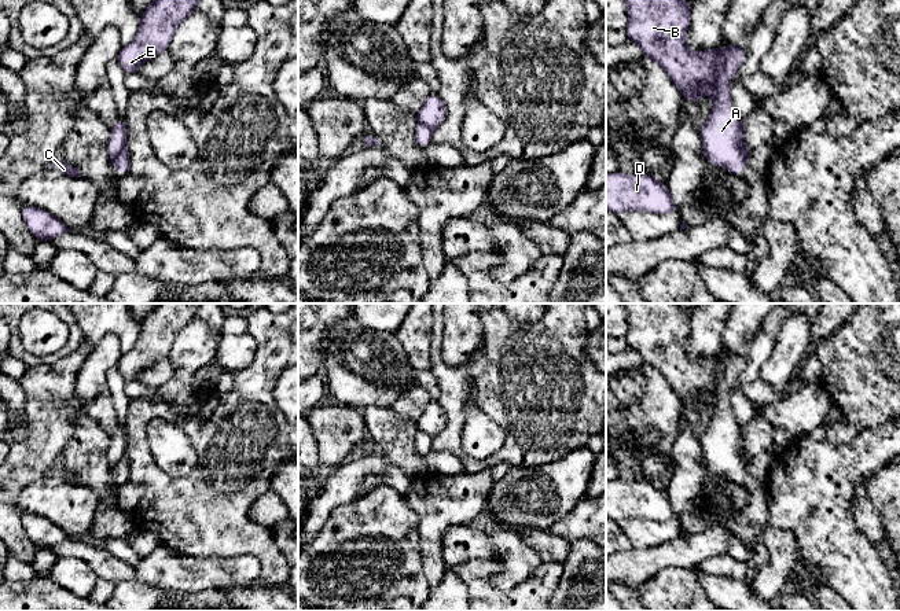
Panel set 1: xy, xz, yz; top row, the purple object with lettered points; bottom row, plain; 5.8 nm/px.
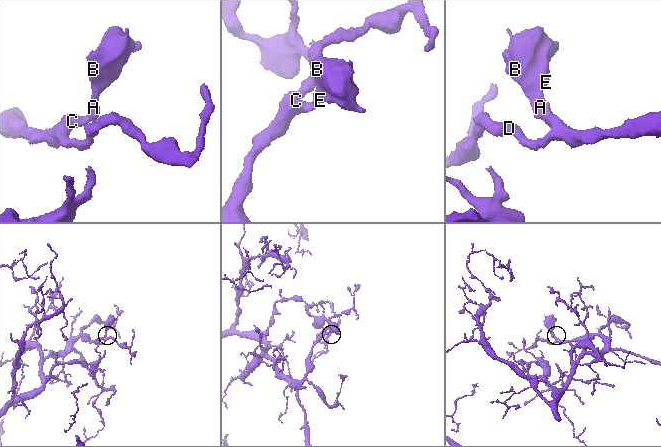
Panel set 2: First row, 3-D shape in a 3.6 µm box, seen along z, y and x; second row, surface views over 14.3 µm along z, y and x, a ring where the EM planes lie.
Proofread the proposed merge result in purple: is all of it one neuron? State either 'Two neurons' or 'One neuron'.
Two neurons

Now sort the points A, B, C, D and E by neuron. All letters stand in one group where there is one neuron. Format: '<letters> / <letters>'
A B E / C D

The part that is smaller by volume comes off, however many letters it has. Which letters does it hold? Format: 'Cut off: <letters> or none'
Cut off: A, B, E

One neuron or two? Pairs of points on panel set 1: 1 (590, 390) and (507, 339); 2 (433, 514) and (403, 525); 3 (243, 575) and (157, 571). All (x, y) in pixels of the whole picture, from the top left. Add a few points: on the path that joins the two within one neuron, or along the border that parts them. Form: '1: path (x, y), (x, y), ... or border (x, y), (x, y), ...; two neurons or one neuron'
1: path (569, 390), (558, 390), (528, 360); one neuron
2: border (404, 496), (418, 516), (418, 548), (421, 551); two neurons
3: path (221, 574), (179, 574); one neuron

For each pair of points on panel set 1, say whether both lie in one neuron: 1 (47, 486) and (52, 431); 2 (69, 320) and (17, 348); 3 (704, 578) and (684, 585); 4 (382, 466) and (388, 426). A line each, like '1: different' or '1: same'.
1: different
2: same
3: different
4: different

